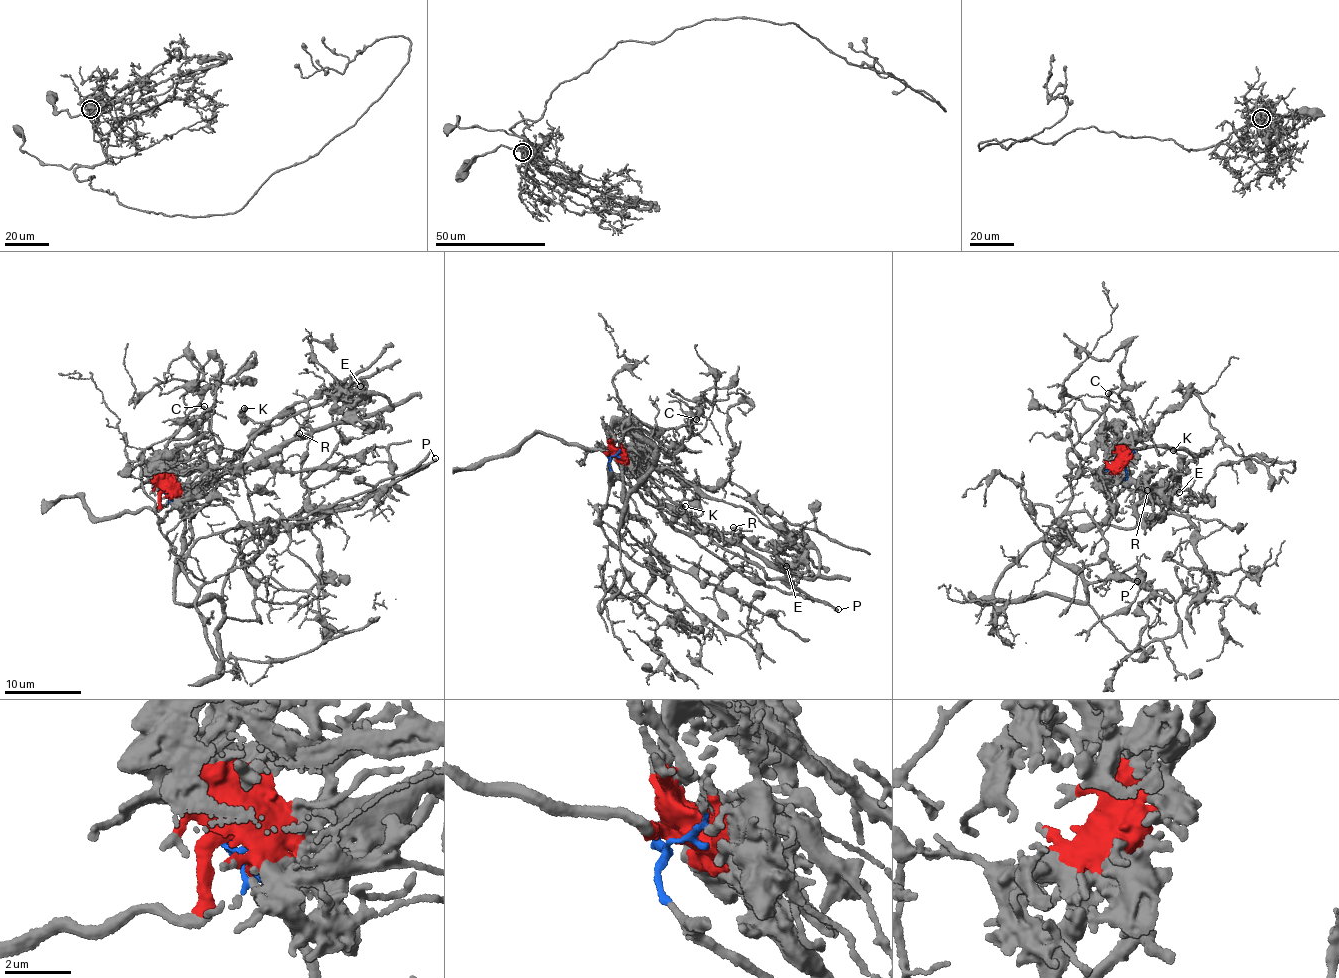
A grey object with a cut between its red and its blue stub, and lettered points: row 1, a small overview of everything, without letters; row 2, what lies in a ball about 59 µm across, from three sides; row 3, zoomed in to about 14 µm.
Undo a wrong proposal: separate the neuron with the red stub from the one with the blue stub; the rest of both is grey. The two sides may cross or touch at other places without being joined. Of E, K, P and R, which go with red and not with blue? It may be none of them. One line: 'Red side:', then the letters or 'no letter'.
Red side: E, R

